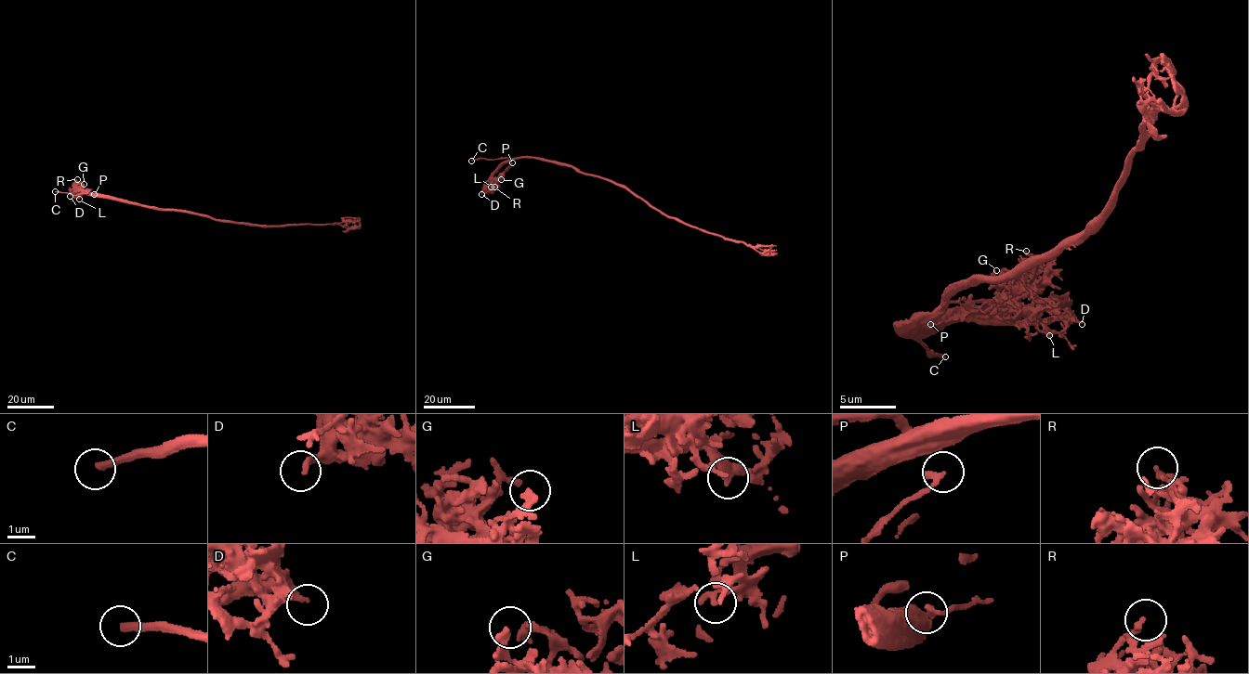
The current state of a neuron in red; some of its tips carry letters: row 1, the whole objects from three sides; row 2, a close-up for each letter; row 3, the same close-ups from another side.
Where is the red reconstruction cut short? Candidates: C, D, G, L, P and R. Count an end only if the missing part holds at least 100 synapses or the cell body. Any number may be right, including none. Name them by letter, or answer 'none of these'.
C

